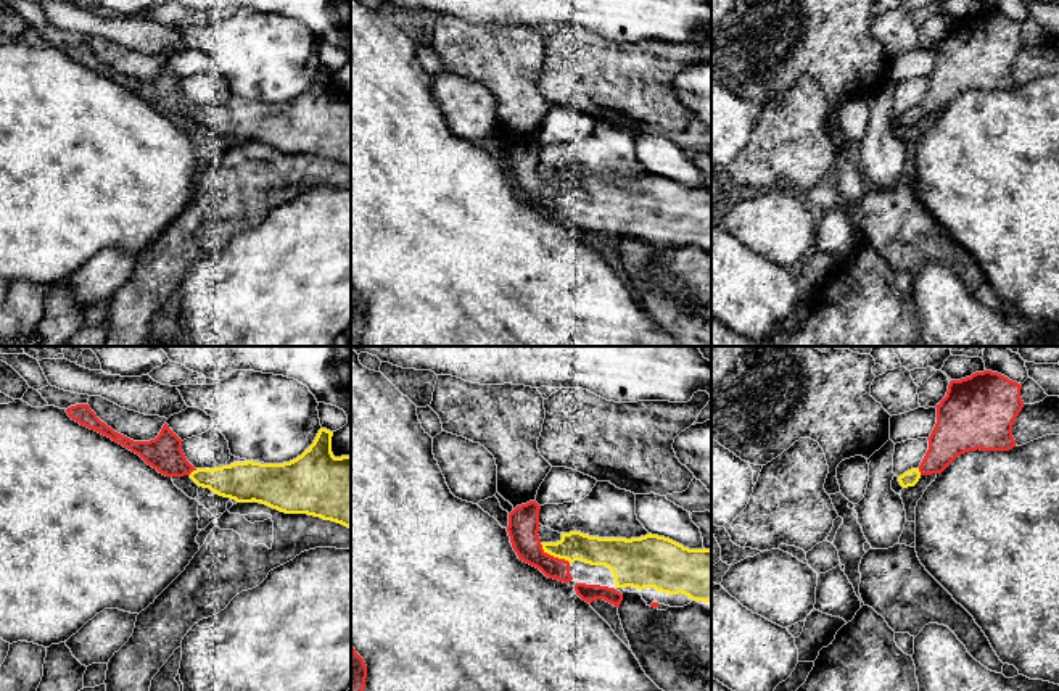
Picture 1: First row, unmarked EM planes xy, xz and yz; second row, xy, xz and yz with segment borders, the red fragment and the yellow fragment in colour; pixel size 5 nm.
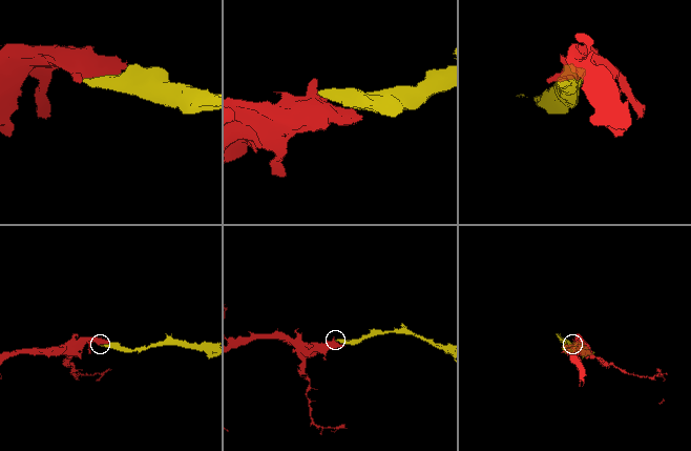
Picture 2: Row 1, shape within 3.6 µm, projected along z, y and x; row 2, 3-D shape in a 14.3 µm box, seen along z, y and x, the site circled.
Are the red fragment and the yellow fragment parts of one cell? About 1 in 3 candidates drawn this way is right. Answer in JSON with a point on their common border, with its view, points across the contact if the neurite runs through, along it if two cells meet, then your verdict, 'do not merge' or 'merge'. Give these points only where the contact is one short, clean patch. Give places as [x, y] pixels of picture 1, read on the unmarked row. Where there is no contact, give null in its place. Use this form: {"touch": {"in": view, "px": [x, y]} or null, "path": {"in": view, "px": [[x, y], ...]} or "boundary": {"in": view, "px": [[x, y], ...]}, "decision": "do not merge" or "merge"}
{"touch": {"in": "xz", "px": [552, 195]}, "path": {"in": "xz", "px": [[523, 161], [523, 173], [552, 195], [573, 186]]}, "decision": "merge"}

